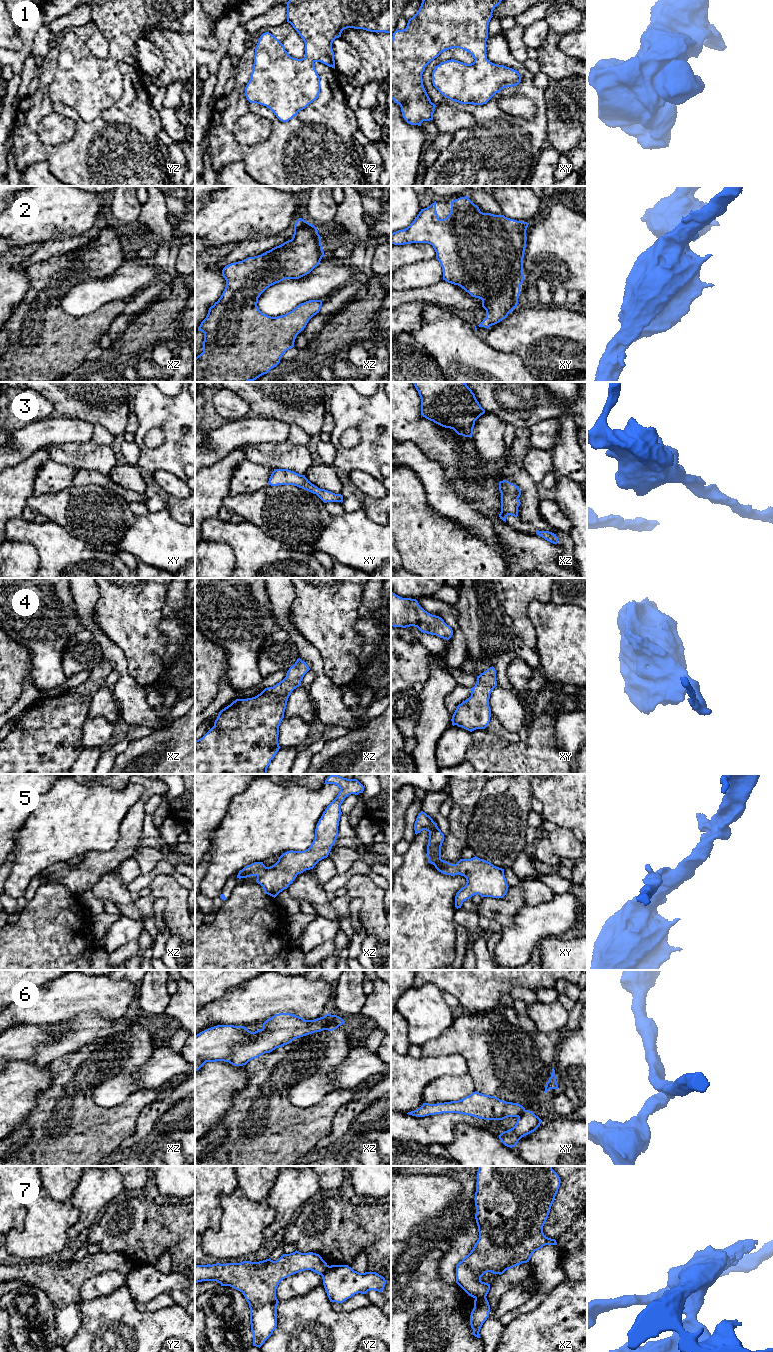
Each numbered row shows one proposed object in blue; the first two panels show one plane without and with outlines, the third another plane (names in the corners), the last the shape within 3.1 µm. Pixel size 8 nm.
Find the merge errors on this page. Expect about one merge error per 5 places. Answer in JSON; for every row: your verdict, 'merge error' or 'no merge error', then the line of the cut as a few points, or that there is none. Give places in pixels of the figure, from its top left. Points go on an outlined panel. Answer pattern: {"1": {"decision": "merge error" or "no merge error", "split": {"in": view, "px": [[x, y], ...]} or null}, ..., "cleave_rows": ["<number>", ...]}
{"1": {"decision": "no merge error", "split": null}, "2": {"decision": "no merge error", "split": null}, "3": {"decision": "no merge error", "split": null}, "4": {"decision": "no merge error", "split": null}, "5": {"decision": "no merge error", "split": null}, "6": {"decision": "merge error", "split": {"in": "xz", "px": [[331, 1015], [324, 1029]]}}, "7": {"decision": "merge error", "split": {"in": "xz", "px": [[485, 1296], [475, 1298]]}}, "cleave_rows": ["6", "7"]}

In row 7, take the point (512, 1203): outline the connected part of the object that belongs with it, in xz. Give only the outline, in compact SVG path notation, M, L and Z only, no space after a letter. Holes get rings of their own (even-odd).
M478 1166L475 1192L475 1219L479 1238L471 1252L456 1265L456 1283L471 1297L486 1297L490 1284L482 1282L481 1277L491 1272L503 1274L506 1270L529 1262L532 1254L545 1245L557 1245L555 1239L543 1233L551 1206L560 1187L560 1177L552 1166Z

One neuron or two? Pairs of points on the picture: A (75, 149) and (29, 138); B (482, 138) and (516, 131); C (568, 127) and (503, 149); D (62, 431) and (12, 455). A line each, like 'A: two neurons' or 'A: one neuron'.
A: one neuron
B: one neuron
C: two neurons
D: one neuron

